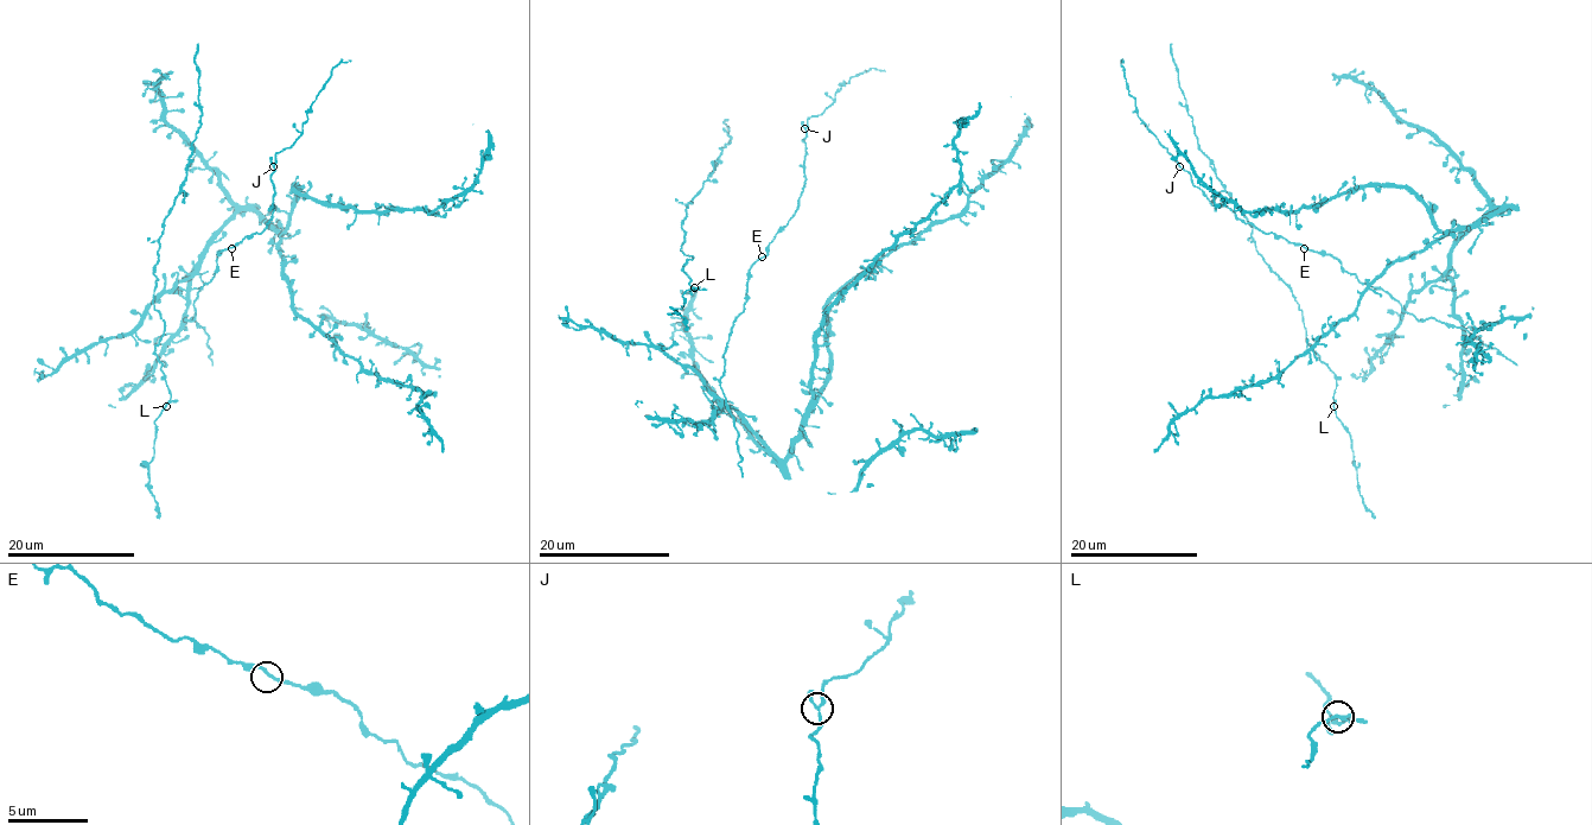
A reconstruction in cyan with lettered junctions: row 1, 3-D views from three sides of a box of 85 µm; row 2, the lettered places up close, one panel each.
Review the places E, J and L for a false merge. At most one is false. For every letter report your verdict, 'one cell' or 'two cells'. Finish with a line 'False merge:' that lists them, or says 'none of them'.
E: one cell
J: one cell
L: one cell
False merge: none of them

